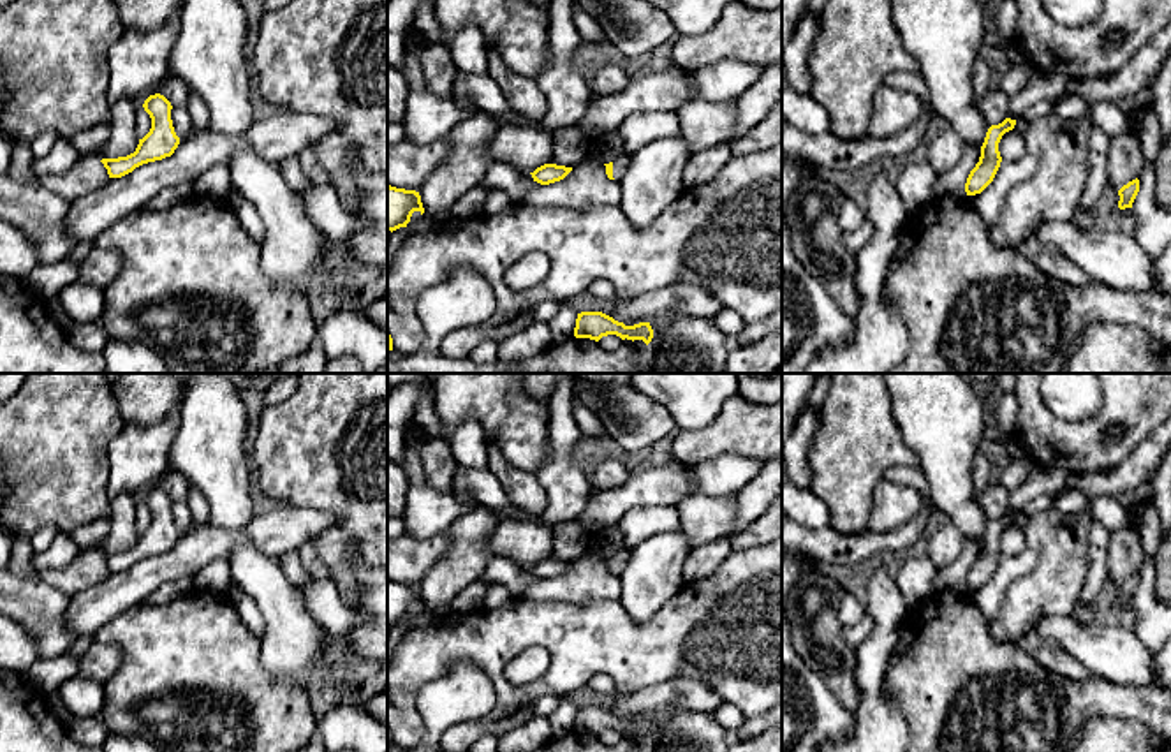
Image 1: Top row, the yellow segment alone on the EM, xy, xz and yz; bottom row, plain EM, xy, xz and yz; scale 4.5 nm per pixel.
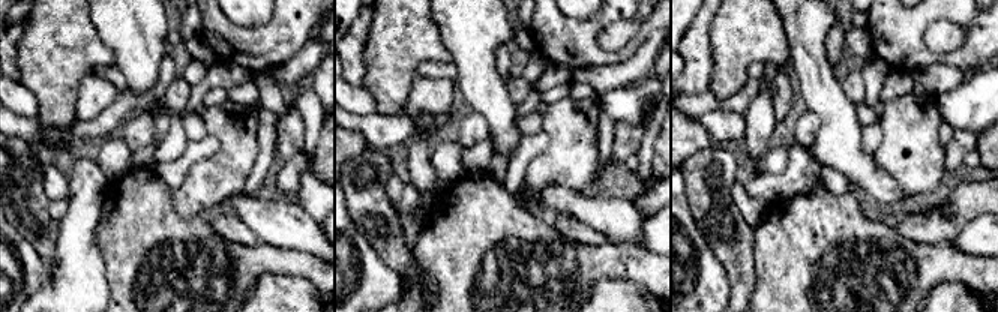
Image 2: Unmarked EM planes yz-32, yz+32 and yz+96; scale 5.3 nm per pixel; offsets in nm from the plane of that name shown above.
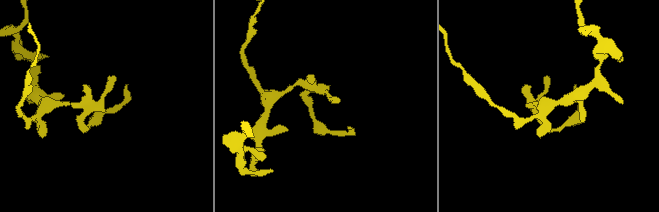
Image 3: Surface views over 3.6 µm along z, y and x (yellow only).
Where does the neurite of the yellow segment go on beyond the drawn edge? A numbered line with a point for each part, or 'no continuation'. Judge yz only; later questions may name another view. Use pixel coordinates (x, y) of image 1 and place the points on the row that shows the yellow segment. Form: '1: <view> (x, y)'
no continuation

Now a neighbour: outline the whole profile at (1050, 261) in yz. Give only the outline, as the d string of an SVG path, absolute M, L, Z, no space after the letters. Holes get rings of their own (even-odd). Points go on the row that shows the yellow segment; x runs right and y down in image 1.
M1044 247L1034 259L1035 266L1049 278L1065 285L1085 287L1094 280L1072 261L1069 261L1060 250Z

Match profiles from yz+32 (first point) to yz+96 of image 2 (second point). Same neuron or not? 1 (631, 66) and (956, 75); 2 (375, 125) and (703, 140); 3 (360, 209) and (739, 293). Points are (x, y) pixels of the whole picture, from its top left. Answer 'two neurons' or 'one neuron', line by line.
1: one neuron
2: two neurons
3: one neuron

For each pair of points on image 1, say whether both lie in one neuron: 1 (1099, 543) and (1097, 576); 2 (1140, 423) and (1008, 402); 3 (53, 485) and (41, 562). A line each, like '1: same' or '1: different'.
1: same
2: different
3: different

